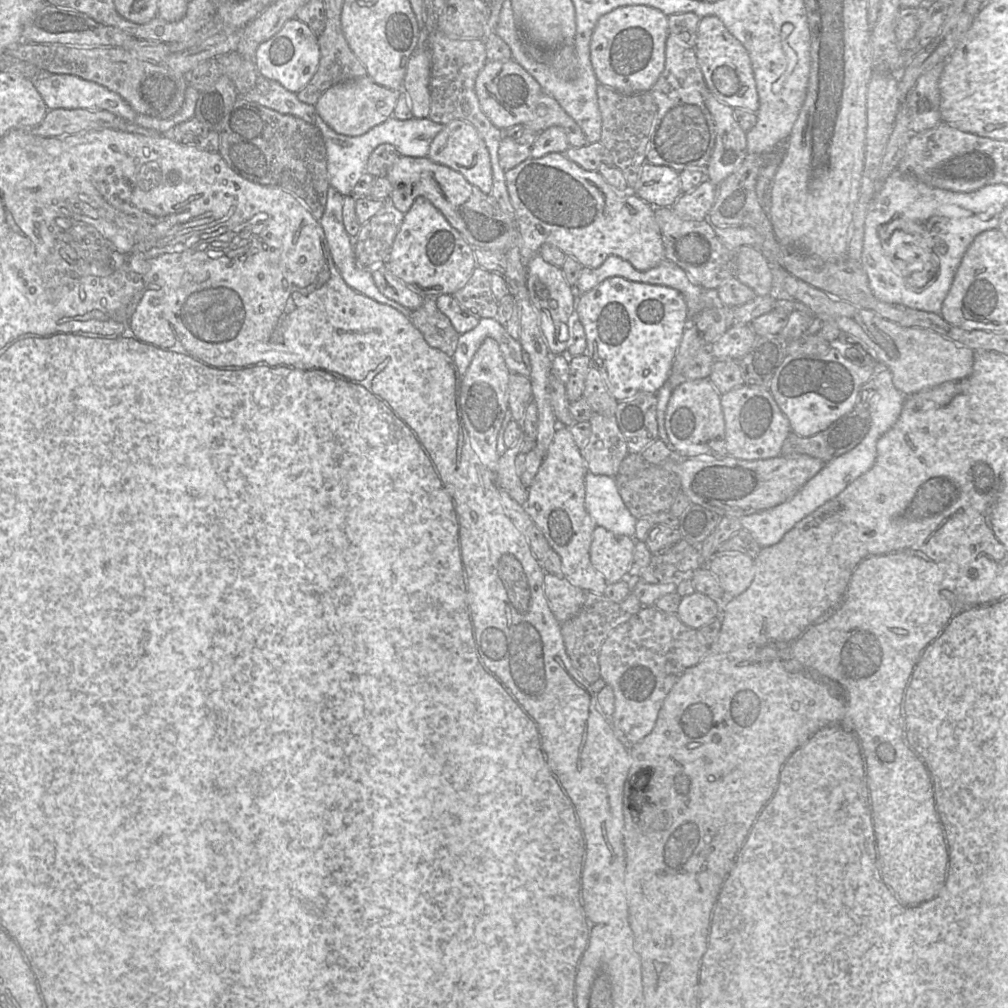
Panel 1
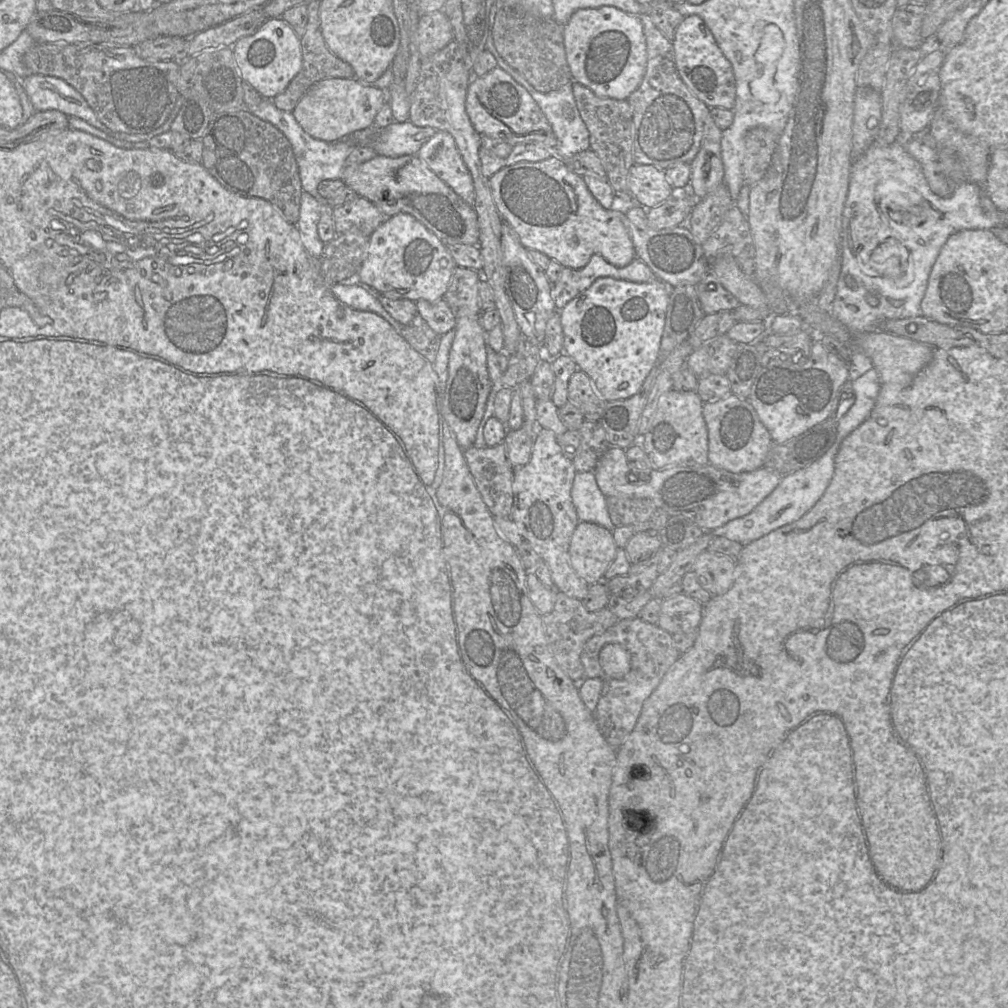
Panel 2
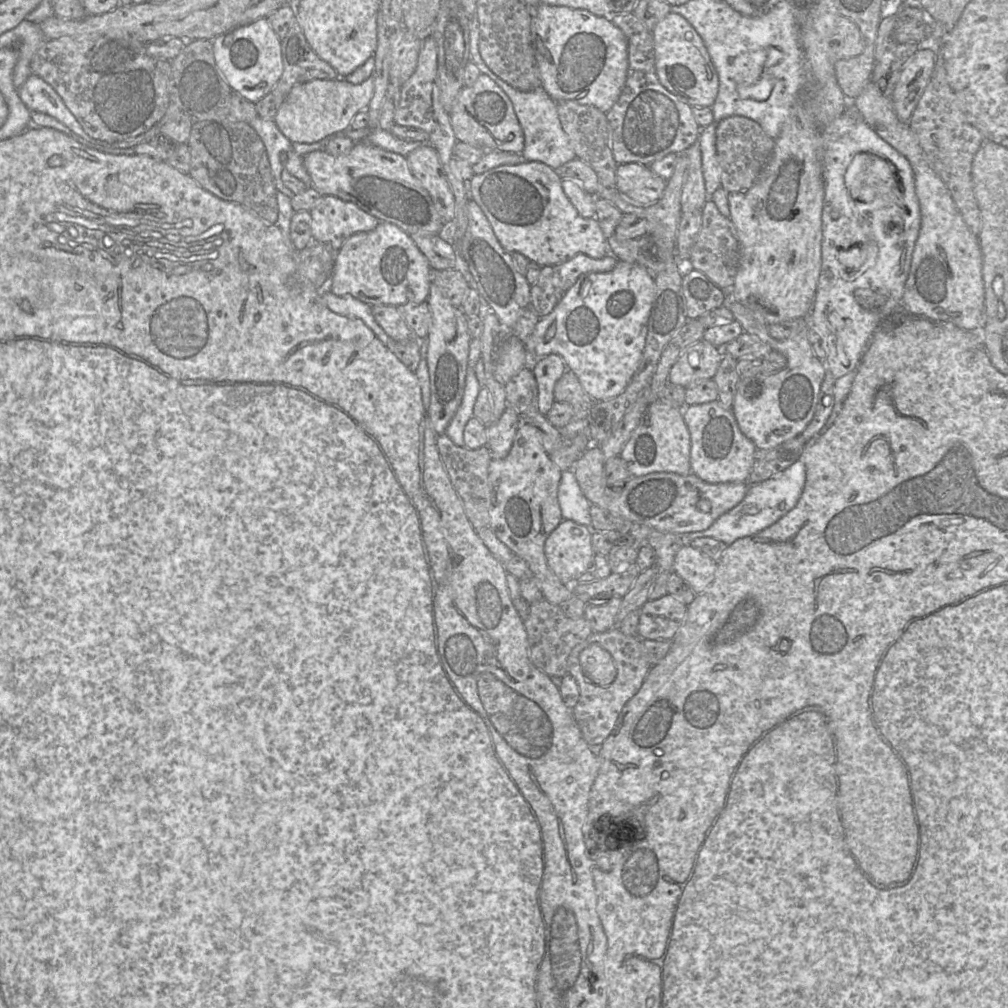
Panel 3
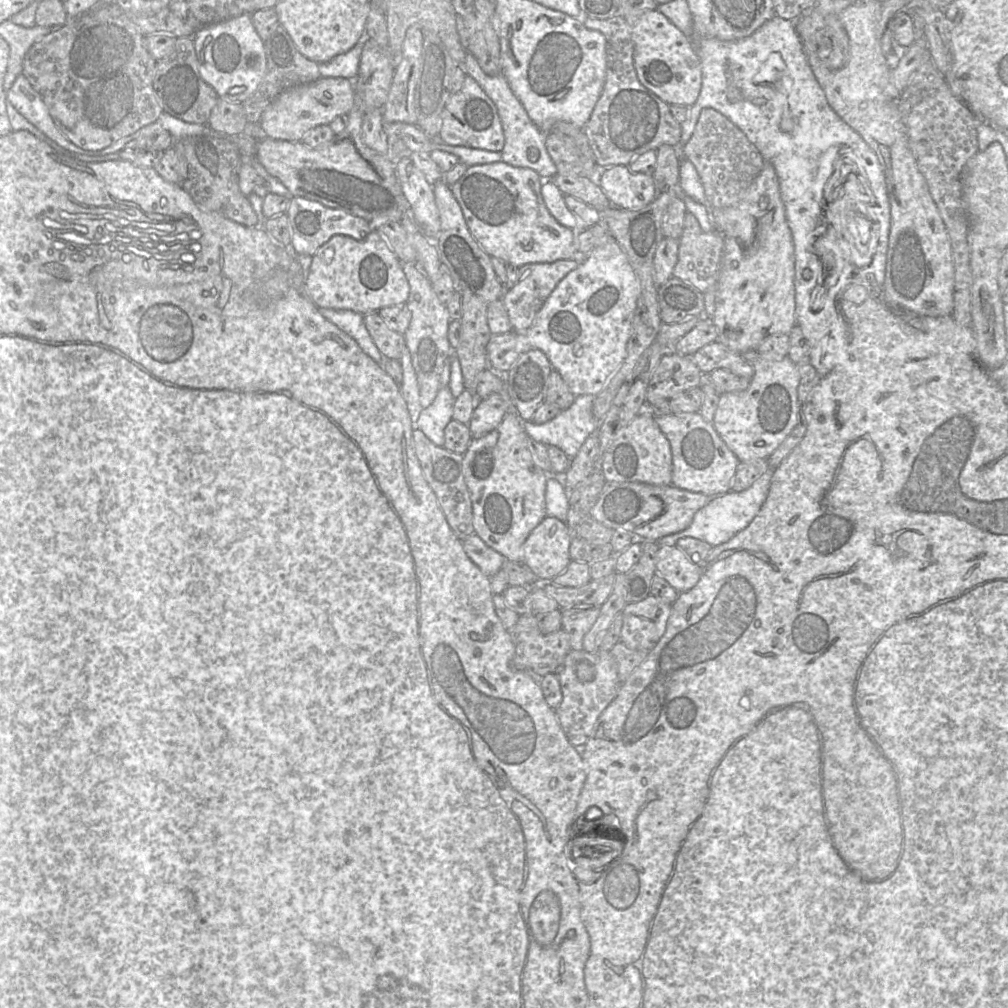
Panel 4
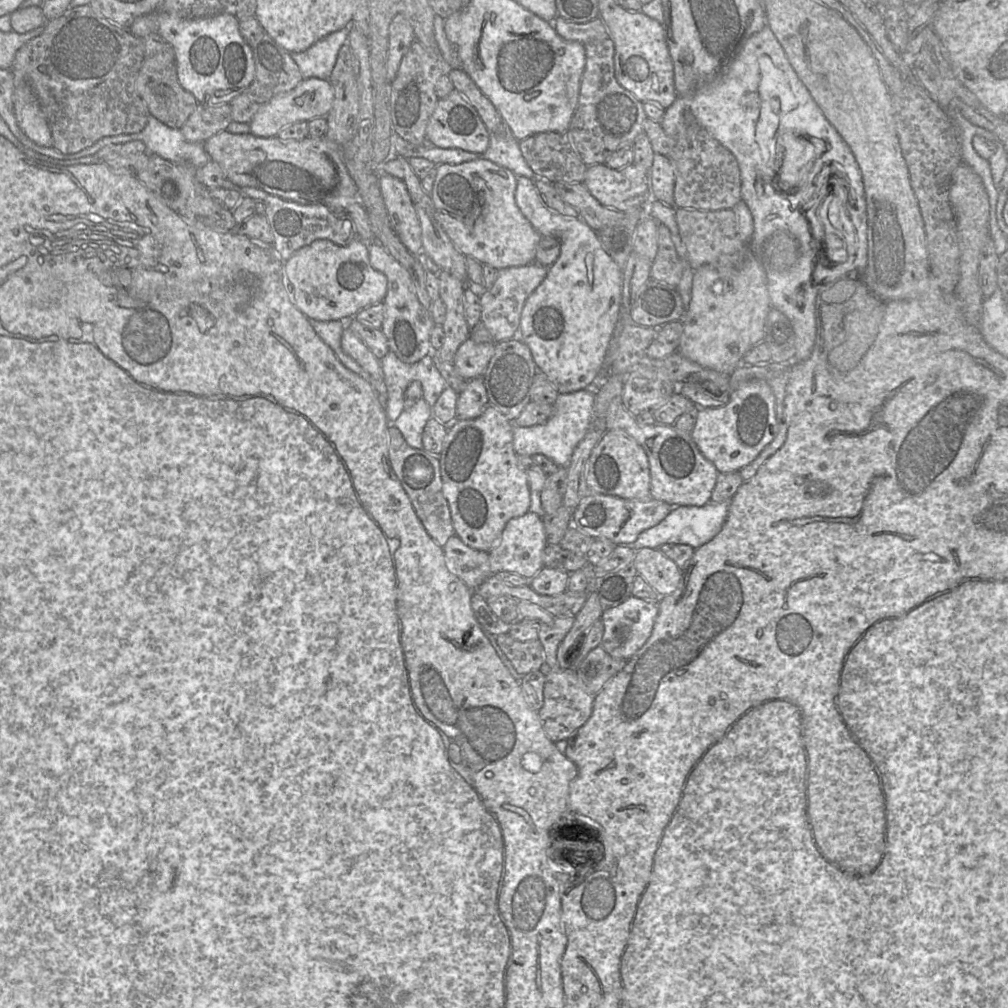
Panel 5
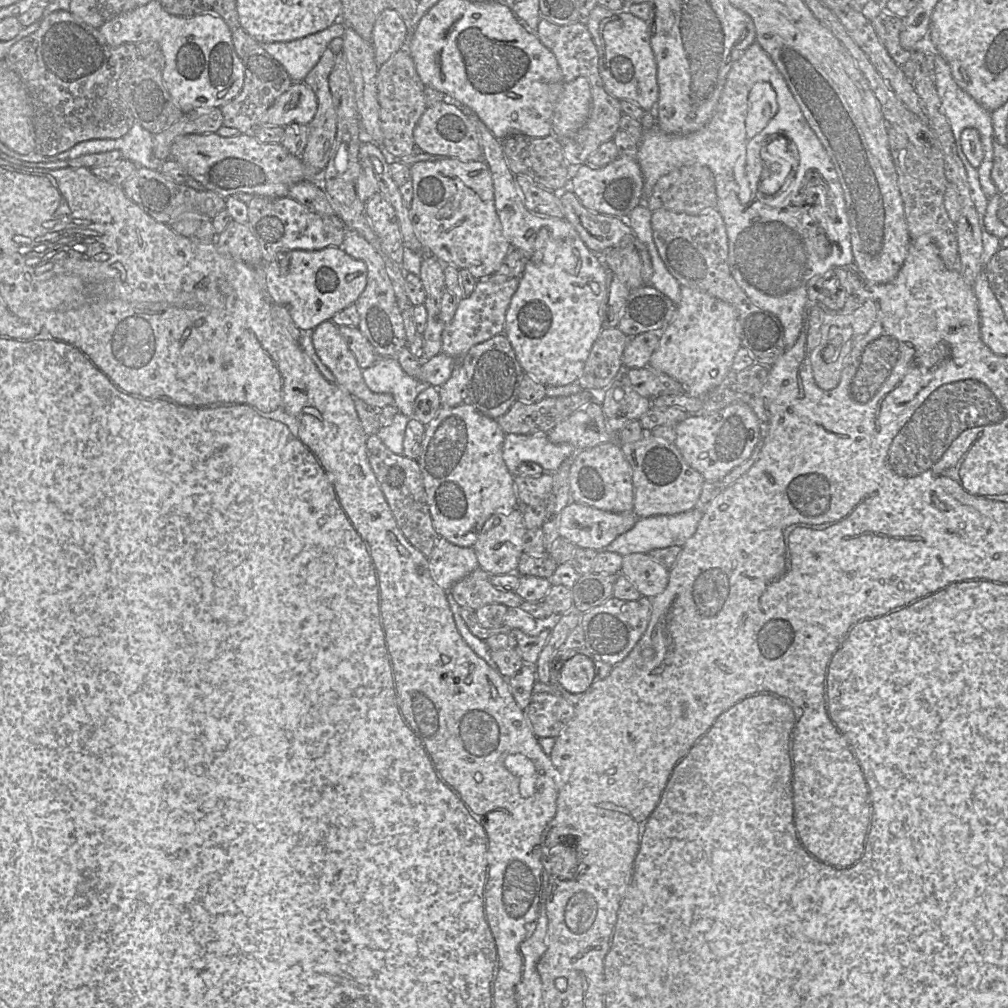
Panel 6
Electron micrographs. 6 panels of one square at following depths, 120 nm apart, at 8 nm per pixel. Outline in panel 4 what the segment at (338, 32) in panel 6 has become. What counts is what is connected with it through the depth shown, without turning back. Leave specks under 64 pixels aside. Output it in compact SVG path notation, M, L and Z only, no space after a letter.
M364 33L359 42L346 53L337 55L332 60L319 63L321 77L355 79L358 75L361 52L368 35Z

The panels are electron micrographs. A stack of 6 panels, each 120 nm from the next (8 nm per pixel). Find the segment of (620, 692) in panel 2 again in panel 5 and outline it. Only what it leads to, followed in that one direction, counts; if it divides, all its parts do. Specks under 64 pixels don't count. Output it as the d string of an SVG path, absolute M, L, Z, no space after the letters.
M557 666L546 673L544 700L538 714L547 736L559 745L571 740L591 716L596 694L586 690L588 678L590 674L587 670L561 669Z

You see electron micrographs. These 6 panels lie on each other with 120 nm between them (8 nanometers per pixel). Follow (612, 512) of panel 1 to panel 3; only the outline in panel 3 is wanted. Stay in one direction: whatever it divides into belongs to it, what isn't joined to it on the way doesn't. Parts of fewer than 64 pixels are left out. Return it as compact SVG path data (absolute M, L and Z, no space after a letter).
M571 470L563 471L558 486L558 502L562 517L591 527L590 501L584 496Z

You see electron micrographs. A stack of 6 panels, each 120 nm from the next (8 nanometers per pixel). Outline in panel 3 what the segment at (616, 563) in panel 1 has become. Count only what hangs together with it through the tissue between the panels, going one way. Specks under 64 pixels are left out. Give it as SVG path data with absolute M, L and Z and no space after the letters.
M564 519L547 537L547 563L563 583L576 583L594 562L593 532L591 527Z

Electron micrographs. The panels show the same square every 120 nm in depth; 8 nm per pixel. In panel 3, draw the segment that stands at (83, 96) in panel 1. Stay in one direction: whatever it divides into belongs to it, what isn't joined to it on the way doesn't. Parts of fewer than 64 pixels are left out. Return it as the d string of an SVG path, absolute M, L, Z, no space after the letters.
M31 74L18 89L19 96L31 113L49 115L63 123L76 135L83 130L59 94L42 78Z

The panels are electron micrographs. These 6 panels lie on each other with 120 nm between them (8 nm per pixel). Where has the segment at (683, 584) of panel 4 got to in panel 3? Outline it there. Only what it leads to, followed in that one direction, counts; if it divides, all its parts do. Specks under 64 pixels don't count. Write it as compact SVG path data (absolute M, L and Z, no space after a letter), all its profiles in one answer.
M684 545L676 554L672 572L680 576L698 595L713 582L717 562L691 545Z

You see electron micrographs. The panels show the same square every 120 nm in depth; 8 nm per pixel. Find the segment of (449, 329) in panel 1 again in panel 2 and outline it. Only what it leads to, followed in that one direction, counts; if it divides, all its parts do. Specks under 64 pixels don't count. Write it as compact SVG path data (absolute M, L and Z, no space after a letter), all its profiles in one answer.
M418 313L408 324L400 324L395 319L389 319L391 326L426 359L433 361L441 343L441 335L433 331L428 323Z

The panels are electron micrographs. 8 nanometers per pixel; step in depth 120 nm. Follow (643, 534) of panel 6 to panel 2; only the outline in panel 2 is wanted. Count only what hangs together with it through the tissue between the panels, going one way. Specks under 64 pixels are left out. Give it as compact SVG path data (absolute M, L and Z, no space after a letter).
M834 445L826 454L809 466L783 475L779 485L750 513L732 519L711 532L715 536L723 536L744 546L802 517L826 491L834 474L838 447L839 445Z

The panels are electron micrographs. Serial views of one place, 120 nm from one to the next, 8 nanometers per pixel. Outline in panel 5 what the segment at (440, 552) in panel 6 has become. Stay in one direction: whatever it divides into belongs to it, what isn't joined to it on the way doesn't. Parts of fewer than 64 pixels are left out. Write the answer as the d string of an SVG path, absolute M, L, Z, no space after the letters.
M457 536L450 537L443 545L447 568L467 587L475 590L492 575L489 552L474 549Z

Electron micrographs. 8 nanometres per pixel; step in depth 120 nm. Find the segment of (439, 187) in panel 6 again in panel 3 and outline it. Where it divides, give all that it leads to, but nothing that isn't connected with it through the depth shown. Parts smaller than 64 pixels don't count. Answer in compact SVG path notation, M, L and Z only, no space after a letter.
M538 162L505 164L473 175L468 181L467 200L473 200L488 219L502 247L510 253L520 253L540 266L561 264L585 254L594 259L611 255L608 238L597 218L582 217L562 188L562 178L550 166Z

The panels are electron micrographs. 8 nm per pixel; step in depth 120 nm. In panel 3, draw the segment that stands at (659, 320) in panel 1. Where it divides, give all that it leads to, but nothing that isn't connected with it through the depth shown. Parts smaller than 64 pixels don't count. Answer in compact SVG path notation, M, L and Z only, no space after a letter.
M618 260L610 272L595 272L580 277L553 311L541 318L531 334L523 341L527 352L525 368L532 370L534 364L543 356L559 355L565 361L568 370L575 373L584 390L595 401L619 396L639 368L655 293L653 275L642 266L622 260Z

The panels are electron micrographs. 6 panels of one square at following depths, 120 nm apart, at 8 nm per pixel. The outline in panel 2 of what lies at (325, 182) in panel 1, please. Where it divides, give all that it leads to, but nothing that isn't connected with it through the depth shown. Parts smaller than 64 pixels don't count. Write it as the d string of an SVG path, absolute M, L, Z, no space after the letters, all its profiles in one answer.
M243 109L214 114L201 140L203 143L201 164L224 188L241 196L265 199L275 205L288 222L297 223L304 191L293 148L278 128L255 116L248 109Z

